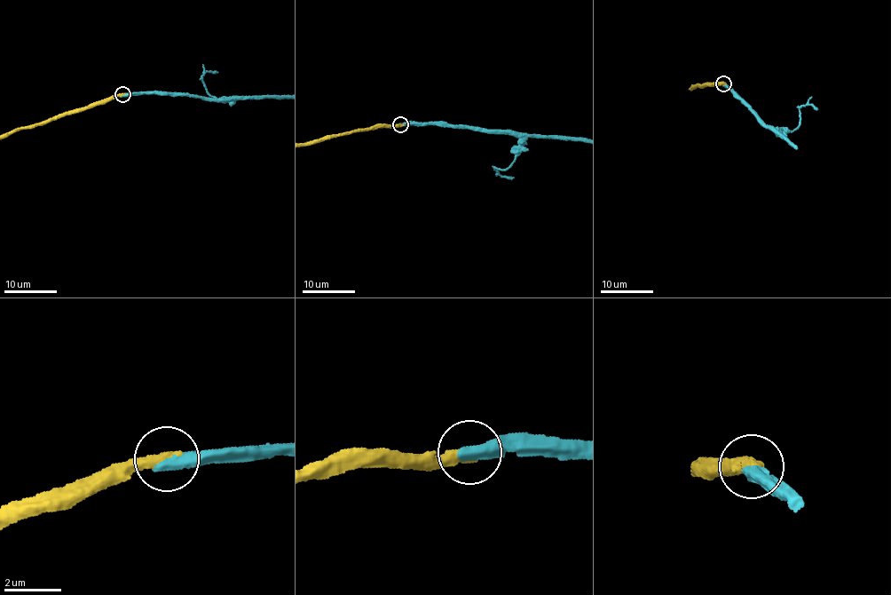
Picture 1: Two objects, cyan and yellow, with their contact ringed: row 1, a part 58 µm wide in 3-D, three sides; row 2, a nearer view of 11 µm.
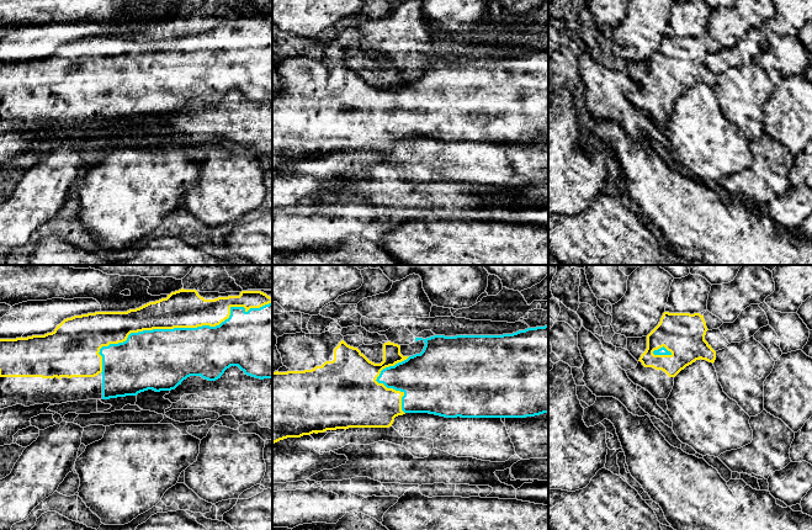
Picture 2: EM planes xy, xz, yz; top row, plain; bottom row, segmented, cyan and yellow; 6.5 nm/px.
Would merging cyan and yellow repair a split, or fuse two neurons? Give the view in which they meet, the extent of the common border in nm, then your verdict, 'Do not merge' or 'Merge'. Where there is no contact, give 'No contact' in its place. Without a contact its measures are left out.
Touches cyan in xy. Shared border 1200 nm. Merge

